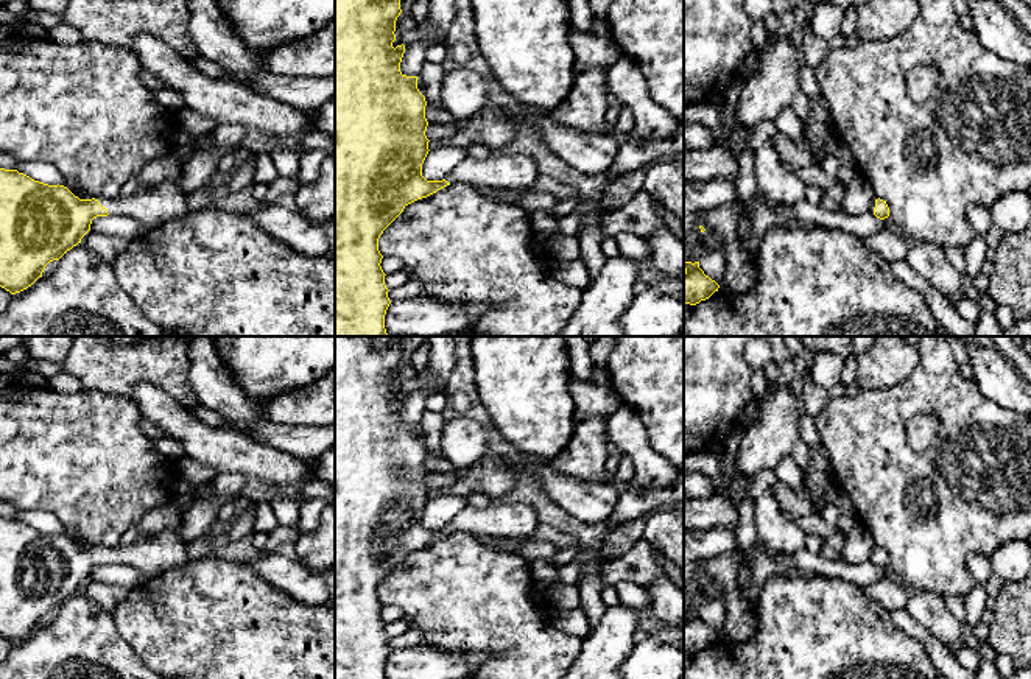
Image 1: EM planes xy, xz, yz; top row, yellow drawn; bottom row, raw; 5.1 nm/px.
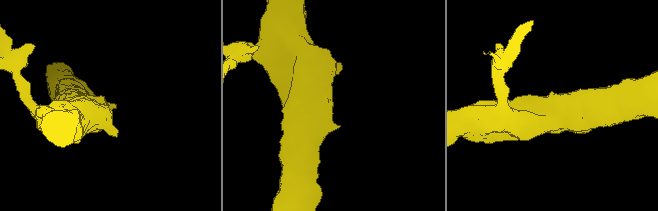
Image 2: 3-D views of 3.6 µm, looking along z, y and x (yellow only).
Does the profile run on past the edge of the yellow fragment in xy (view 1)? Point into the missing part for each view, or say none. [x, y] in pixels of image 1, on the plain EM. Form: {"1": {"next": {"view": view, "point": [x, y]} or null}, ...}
{"1": {"next": {"view": "xy", "point": [151, 555]}}}

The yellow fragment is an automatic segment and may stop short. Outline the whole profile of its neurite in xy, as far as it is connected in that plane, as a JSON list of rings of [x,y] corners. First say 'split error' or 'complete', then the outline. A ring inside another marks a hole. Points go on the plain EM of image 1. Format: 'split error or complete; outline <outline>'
split error; outline [[[0,517],[0,635],[11,643],[31,635],[45,615],[81,592],[97,565],[131,565],[154,578],[184,565],[181,525],[131,545],[79,548],[64,534],[48,534]]]

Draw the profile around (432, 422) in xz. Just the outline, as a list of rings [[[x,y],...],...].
[[[425,410],[419,422],[427,438],[427,447],[438,456],[445,458],[441,447],[441,431],[445,424],[442,414]]]

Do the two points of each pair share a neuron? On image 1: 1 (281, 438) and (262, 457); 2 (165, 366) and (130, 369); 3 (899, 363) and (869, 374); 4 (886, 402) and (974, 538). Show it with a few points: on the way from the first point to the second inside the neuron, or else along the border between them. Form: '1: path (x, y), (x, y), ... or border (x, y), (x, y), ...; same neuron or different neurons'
1: border (239, 432), (307, 460); different neurons
2: path (156, 366), (139, 366); same neuron
3: path (891, 363), (877, 368); same neuron
4: path (888, 438), (924, 474), (933, 477), (958, 502); same neuron

